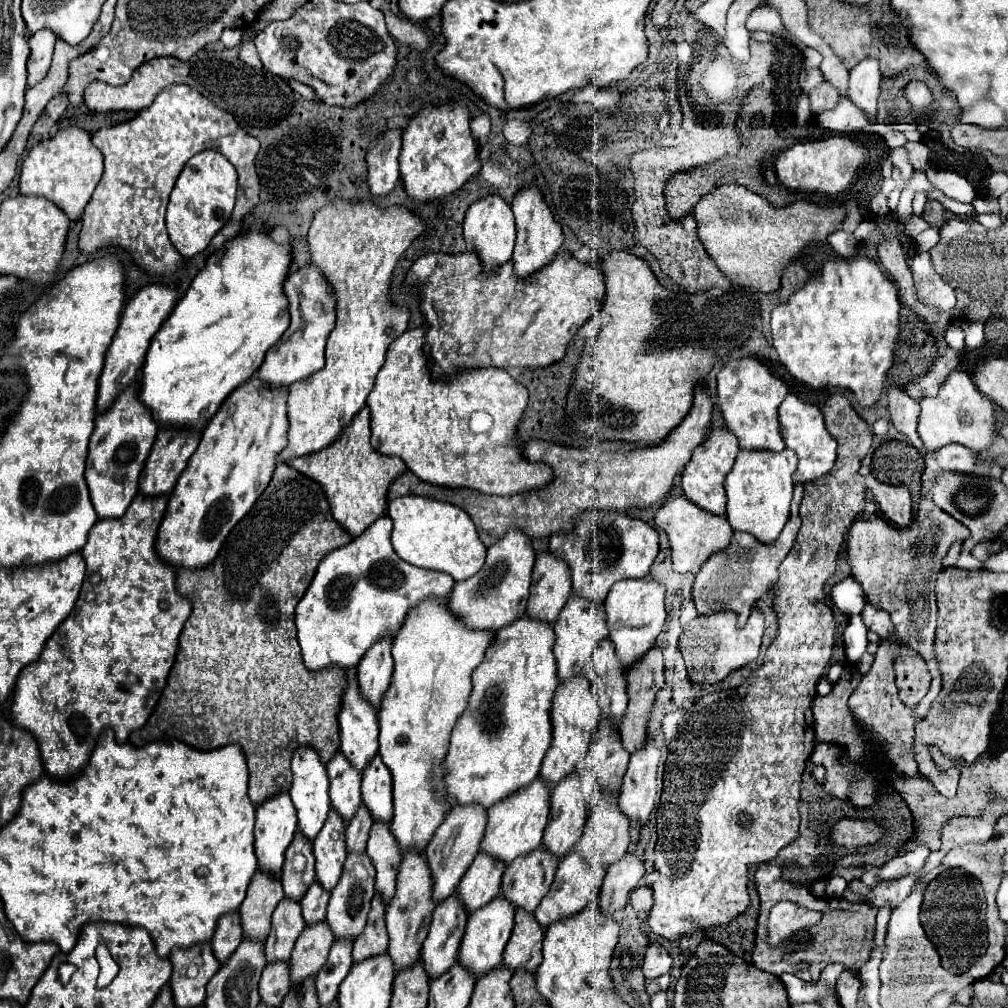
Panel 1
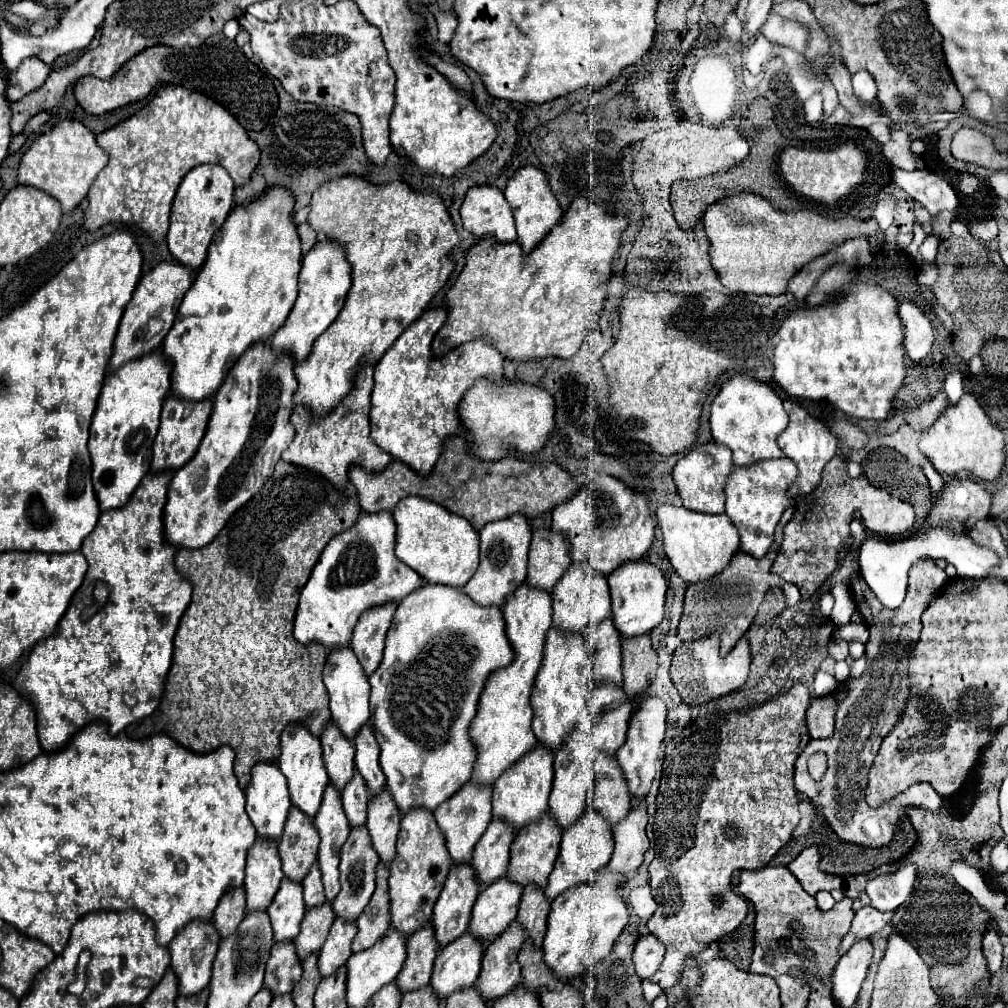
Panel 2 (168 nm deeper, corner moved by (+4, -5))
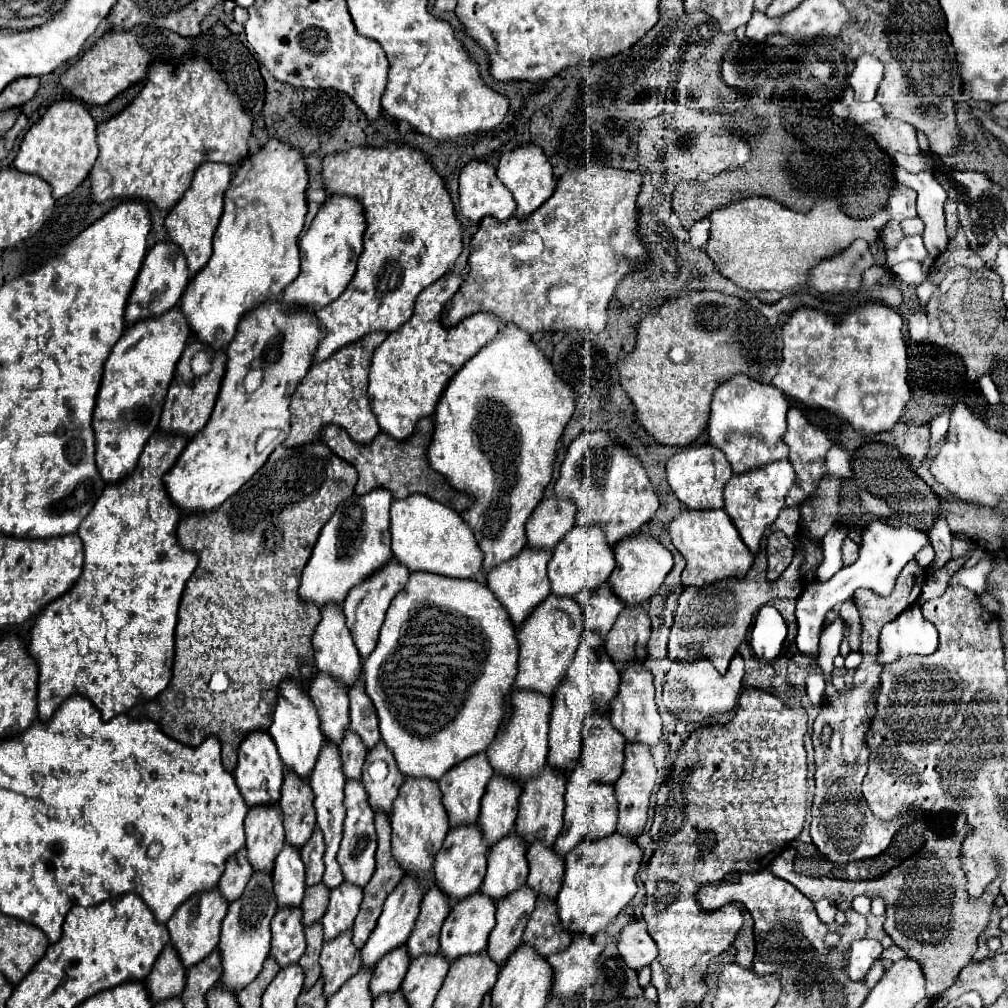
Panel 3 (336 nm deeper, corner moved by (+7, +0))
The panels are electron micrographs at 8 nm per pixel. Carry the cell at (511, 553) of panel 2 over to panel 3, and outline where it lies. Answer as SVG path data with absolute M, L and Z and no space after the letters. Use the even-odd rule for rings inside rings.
M506 325L496 339L476 353L448 383L434 413L434 439L428 447L428 461L452 487L476 497L474 505L462 513L472 527L478 547L484 553L482 573L514 559L526 547L524 525L540 503L544 487L552 479L558 439L574 413L572 389L554 373L550 361L536 347L532 337L518 327Z

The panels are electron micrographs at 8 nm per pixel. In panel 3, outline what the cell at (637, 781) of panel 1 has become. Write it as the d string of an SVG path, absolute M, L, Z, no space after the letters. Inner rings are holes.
M626 667L624 673L620 673L620 677L620 691L612 701L610 721L616 727L616 731L620 731L626 737L628 743L642 743L654 749L662 741L662 717L654 701L652 673L646 667Z

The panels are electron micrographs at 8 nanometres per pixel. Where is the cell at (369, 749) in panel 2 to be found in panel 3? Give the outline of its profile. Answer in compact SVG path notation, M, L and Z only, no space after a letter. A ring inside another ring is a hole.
M358 681L350 691L350 729L362 739L364 747L370 751L380 743L380 731L378 731L378 717L374 711L372 701L364 693L364 683Z

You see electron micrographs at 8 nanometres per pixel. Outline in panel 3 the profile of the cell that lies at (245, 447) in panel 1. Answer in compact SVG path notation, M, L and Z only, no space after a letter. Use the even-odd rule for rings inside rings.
M278 301L264 303L264 305L256 307L254 311L250 311L248 315L244 315L244 319L240 321L236 339L232 339L232 345L228 345L228 349L226 349L226 357L228 357L226 373L222 379L222 387L220 387L214 411L212 411L206 427L188 441L188 445L184 447L184 451L178 457L178 461L174 463L174 467L162 479L172 503L180 509L180 513L184 513L184 511L216 511L216 507L220 507L220 503L224 503L224 499L232 497L266 463L268 455L276 449L276 445L280 445L288 437L290 397L296 391L298 381L302 381L310 369L312 349L320 341L320 335L322 333L320 333L314 313L284 311L282 303L278 303ZM250 369L264 371L262 385L254 393L248 393L244 389L244 377Z

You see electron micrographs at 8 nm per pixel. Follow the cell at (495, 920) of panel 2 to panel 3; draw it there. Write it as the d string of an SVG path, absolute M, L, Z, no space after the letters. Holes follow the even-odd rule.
M508 835L500 839L500 843L490 847L488 853L488 873L480 891L498 901L512 891L520 889L528 877L528 863L526 863L526 845L516 839L516 835Z

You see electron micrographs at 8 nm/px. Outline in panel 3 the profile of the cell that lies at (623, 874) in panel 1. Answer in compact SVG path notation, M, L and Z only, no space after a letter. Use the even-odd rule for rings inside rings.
M626 743L626 761L624 761L624 773L614 783L616 799L618 799L618 827L616 831L620 835L626 835L630 839L636 839L644 825L646 825L646 811L648 811L648 799L652 793L652 787L656 783L656 767L652 763L652 755L648 747L642 747L640 743Z

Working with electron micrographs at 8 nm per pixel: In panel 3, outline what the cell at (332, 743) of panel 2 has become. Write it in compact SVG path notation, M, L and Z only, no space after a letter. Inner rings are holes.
M318 673L310 681L310 697L320 717L320 729L330 743L340 745L344 731L350 723L348 719L348 695L338 683L326 673Z

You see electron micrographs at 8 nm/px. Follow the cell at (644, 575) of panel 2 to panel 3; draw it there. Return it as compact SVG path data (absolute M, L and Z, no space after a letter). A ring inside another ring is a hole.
M640 533L634 539L622 539L620 543L616 543L614 557L616 557L616 567L608 577L608 585L626 607L646 607L672 569L670 551L660 541L652 539L646 533Z

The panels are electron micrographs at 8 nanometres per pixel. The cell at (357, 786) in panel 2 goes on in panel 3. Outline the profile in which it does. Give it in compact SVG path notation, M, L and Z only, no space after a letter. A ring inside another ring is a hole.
M346 729L344 741L340 745L340 757L342 757L342 771L346 779L360 779L362 765L366 759L366 749L358 735L352 735L350 729Z

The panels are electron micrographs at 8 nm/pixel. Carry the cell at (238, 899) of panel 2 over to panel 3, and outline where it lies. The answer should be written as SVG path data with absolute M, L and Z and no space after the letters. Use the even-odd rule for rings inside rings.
M242 849L238 855L232 855L228 859L228 867L218 883L220 885L218 891L226 899L226 903L234 903L236 899L240 899L250 877L252 877L252 867L246 859L246 851Z

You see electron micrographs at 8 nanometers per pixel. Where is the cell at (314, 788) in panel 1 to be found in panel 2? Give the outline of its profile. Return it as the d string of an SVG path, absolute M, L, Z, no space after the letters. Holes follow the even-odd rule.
M287 724L285 730L281 732L281 756L277 760L281 772L285 774L287 782L289 782L289 794L291 794L291 802L307 812L307 816L315 816L315 812L319 810L321 804L321 796L329 784L327 770L323 764L323 748L321 748L321 740L315 738L309 728L305 728L303 724Z

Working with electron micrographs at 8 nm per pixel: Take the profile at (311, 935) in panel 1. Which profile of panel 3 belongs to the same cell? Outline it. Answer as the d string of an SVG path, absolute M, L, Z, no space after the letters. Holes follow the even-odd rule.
M324 883L312 885L304 893L302 901L302 925L310 927L312 923L320 921L328 909L328 899L330 899L330 889Z

